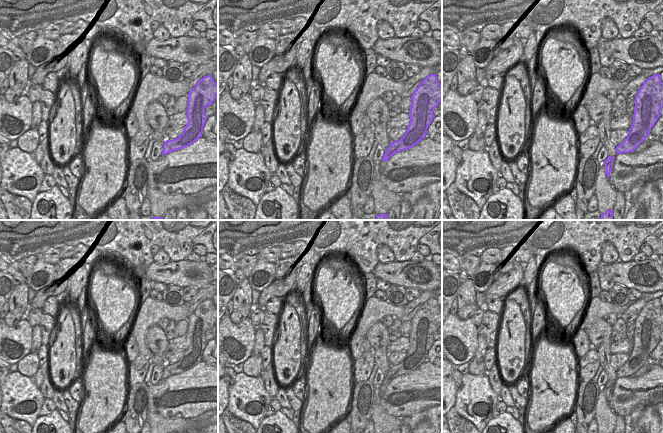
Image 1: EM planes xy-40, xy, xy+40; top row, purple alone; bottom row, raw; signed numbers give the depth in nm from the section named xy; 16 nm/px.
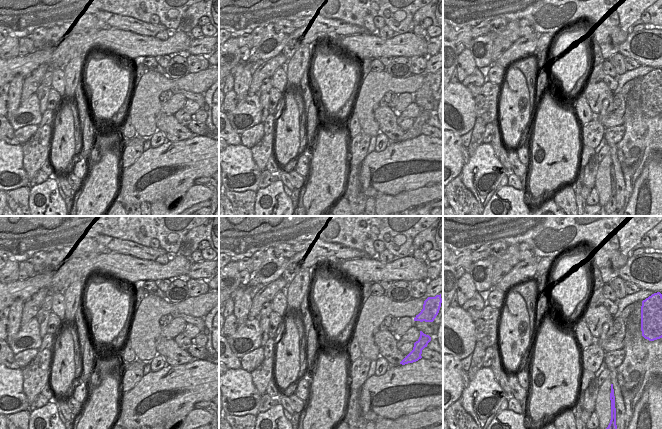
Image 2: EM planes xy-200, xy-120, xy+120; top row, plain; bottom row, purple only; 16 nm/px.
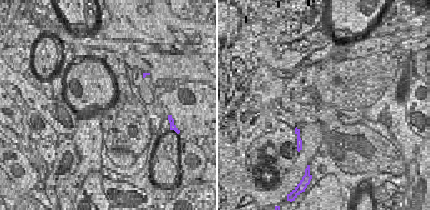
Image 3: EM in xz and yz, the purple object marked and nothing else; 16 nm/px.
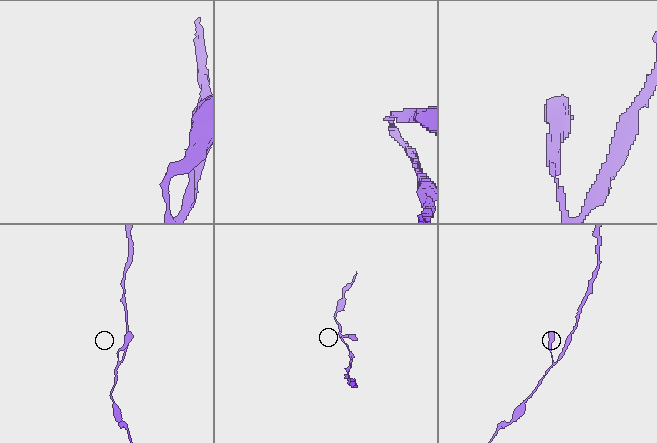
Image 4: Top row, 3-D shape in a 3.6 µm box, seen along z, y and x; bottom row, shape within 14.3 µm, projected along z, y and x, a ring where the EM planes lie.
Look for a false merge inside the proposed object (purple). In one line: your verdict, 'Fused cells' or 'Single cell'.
Single cell.

